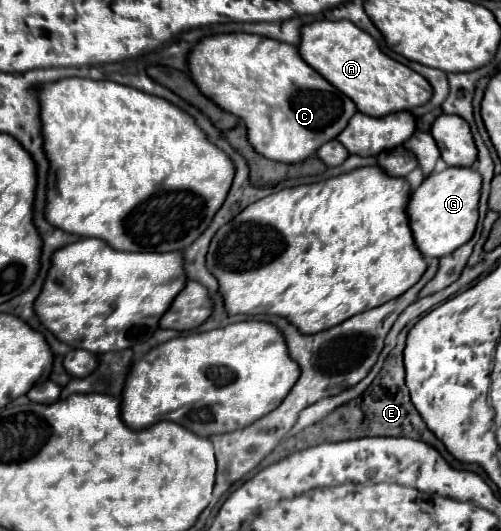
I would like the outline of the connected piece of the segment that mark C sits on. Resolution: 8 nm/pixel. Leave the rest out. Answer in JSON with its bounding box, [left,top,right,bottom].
[188,34,358,162]

